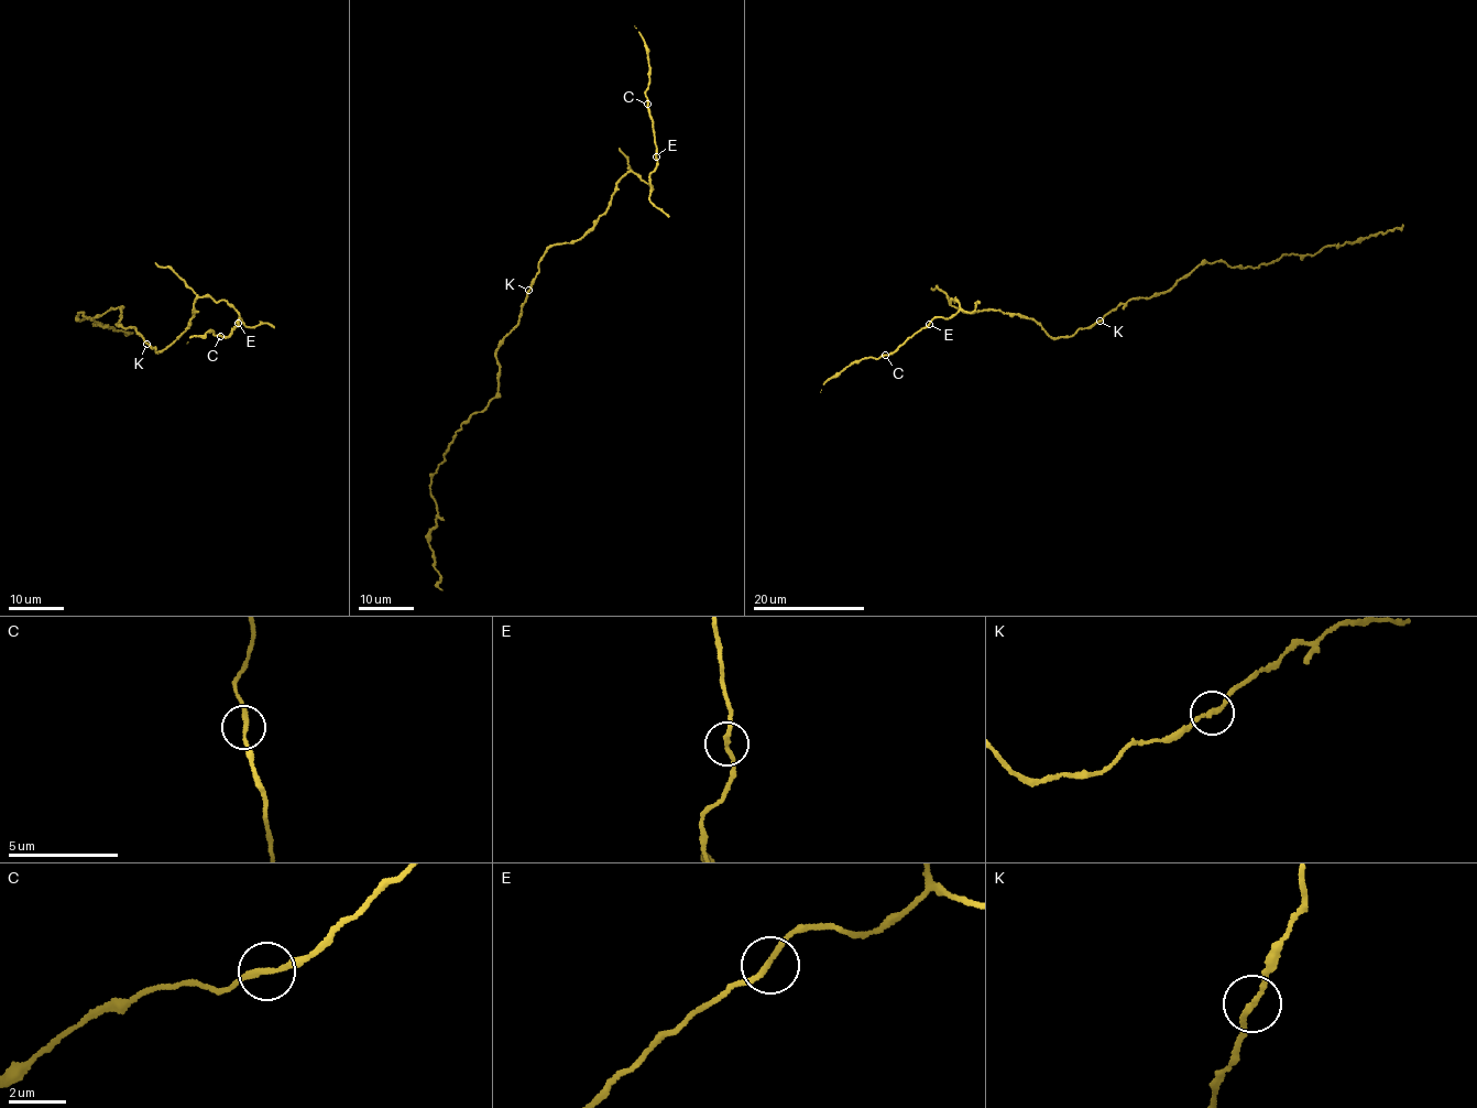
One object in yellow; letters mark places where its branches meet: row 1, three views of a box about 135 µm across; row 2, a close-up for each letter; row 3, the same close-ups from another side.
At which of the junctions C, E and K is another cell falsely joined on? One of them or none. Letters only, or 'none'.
none

